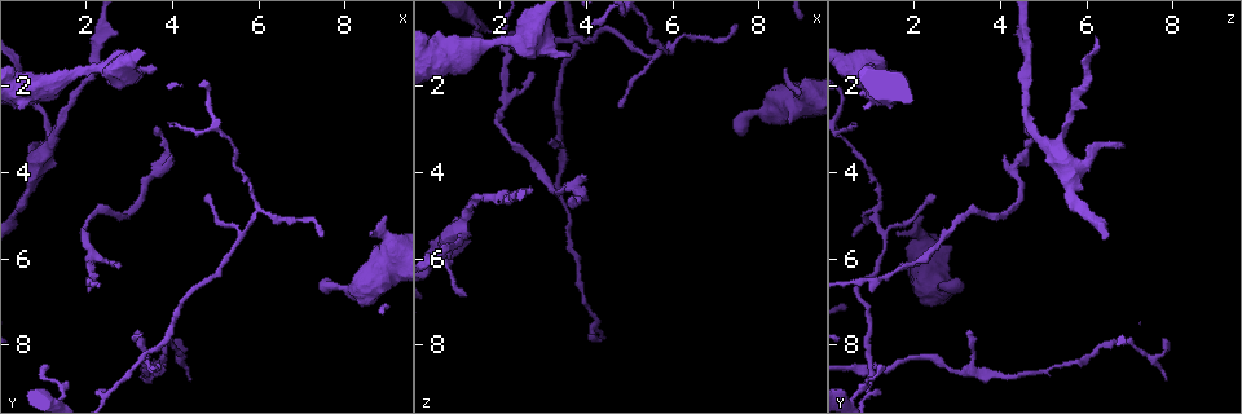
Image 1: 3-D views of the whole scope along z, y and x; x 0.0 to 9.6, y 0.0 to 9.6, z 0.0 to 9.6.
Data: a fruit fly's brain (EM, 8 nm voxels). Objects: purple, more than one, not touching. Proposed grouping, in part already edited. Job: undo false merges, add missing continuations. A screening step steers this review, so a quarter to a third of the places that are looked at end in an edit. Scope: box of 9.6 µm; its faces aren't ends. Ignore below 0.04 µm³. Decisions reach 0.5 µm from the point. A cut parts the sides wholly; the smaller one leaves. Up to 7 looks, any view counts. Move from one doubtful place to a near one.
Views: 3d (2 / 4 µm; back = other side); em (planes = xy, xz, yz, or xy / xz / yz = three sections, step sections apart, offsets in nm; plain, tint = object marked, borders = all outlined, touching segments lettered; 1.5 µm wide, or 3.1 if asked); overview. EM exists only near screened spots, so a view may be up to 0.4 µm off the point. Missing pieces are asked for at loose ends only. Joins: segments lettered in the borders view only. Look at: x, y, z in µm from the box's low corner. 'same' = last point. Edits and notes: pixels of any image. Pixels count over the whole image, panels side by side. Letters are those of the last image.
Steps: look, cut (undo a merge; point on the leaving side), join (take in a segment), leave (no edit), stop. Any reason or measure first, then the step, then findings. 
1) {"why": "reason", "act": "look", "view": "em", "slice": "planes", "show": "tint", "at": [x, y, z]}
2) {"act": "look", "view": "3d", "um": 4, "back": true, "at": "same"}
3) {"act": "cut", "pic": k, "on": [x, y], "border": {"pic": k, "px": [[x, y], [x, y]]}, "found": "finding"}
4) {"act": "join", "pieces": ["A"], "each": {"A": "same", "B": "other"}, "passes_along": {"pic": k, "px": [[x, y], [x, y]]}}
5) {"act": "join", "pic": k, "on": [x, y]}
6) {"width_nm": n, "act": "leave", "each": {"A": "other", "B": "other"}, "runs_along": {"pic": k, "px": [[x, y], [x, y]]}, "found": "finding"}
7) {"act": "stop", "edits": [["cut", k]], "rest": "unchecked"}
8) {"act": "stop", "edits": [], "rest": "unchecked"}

{"why": "an open end", "act": "look", "view": "3d", "um": 4, "at": [2.75, 6.25, 1.70]}

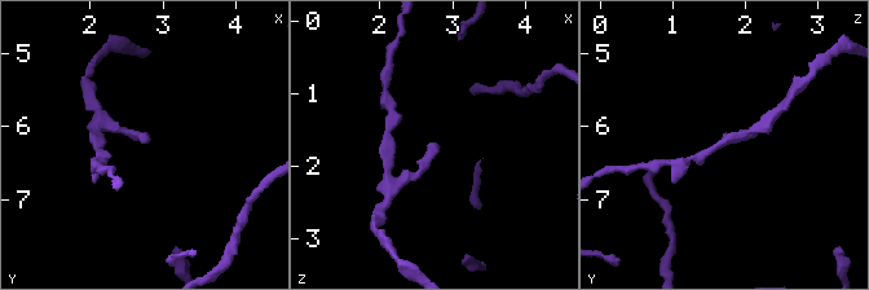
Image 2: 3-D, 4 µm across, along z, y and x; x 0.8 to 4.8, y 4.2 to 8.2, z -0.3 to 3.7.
{"act": "look", "view": "em", "slice": "planes", "show": "borders", "at": [2.75, 6.25, 1.65]}

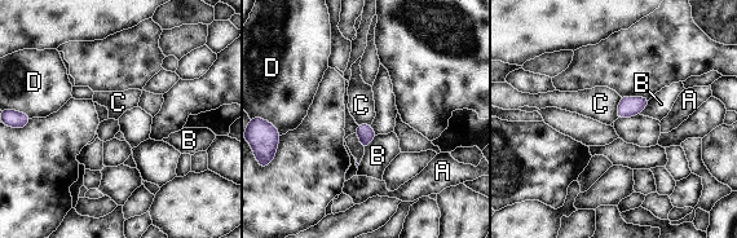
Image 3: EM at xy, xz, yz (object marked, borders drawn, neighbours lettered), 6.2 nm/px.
{"act": "leave", "each": {"A": "other", "B": "other", "C": "other", "D": "other"}, "found": "no lettered segment goes on from it"}

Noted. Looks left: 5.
{"why": "free end", "act": "look", "view": "em", "slice": "xz", "step": 4, "show": "borders", "at": [2.70, 0.85, 4.40]}

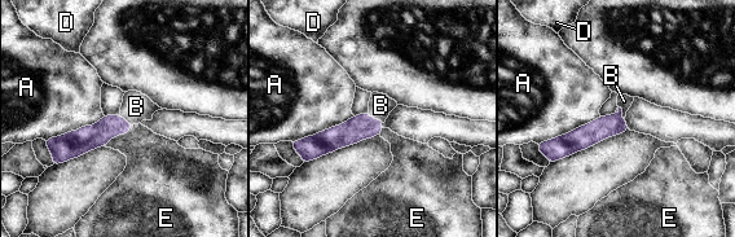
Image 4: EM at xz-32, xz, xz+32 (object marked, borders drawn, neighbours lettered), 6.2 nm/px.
{"act": "look", "view": "em", "slice": "planes", "show": "borders", "at": "same"}

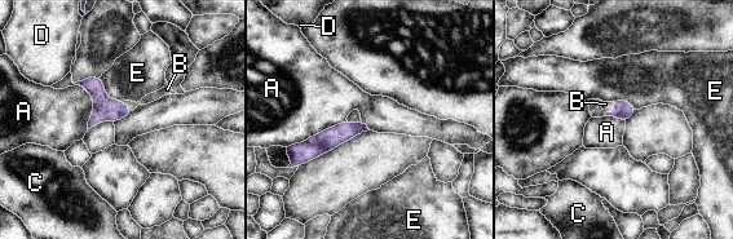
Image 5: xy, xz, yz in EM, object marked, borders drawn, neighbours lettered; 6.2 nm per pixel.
{"longest_contact_nm": ["A", 440], "act": "join", "pieces": ["B"], "each": {"A": "other", "B": "same", "C": "other", "D": "other", "E": "other"}, "passes_along": {"pic": 5, "px": [[623, 110], [612, 111], [604, 107]]}, "found": "it goes on there"}

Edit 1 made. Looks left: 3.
{"why": "see it whole again", "act": "look", "view": "overview"}

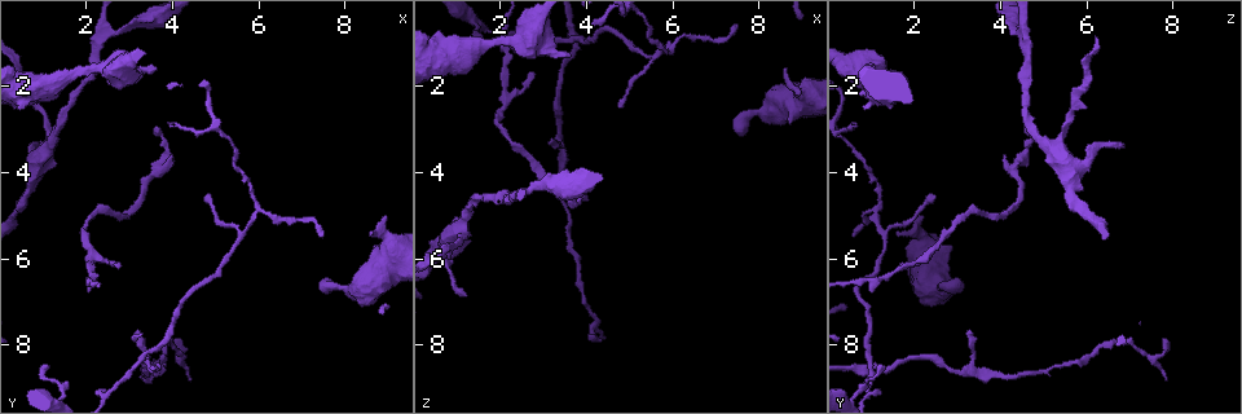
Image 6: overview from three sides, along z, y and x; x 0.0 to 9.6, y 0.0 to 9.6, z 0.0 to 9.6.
{"why": "thin end", "act": "look", "view": "em", "slice": "planes", "show": "borders", "at": [4.10, 7.85, 7.70]}

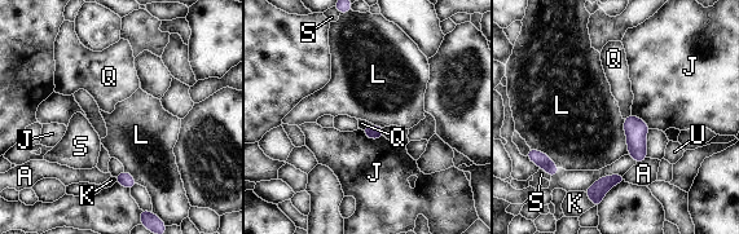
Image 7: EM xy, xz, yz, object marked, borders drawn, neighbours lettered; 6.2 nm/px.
{"act": "leave", "each": {"A": "other", "J": "other", "K": "other", "L": "other", "Q": "other", "S": "other", "U": "other"}, "border": {"pic": 7, "px": [[623, 119], [628, 154]]}, "found": "no lettered segment goes on from it"}

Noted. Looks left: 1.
{"act": "stop", "edits": [["join", 5]], "rest": "unchecked"}

